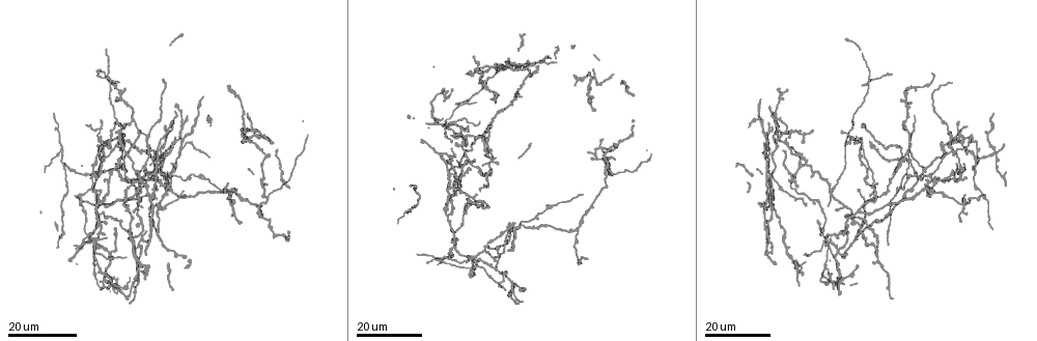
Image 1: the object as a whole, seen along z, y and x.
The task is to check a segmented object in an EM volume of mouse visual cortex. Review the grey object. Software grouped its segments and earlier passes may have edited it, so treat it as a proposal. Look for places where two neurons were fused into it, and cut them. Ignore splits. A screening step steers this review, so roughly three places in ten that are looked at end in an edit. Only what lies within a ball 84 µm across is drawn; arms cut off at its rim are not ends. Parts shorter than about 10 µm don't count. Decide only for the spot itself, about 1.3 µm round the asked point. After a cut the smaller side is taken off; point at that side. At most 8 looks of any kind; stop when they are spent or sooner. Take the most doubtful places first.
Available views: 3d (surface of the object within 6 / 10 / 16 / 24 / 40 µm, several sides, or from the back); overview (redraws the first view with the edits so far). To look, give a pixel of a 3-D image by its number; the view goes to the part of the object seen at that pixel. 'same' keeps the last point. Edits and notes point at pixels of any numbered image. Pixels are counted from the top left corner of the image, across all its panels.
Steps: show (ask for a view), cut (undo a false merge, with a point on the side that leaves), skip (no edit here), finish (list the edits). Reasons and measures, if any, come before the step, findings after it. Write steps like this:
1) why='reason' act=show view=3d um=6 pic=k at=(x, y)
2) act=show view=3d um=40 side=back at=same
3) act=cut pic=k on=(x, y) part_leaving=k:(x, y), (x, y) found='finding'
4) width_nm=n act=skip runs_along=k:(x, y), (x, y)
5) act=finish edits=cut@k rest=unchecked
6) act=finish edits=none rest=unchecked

why='a narrow waist' act=show view=3d um=24 pic=1 at=(99, 130)

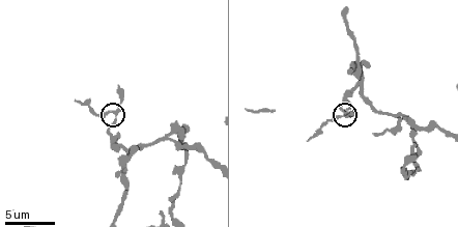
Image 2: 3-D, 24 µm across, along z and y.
why='closer look' act=show view=3d um=6 pic=2 at=(115, 119)

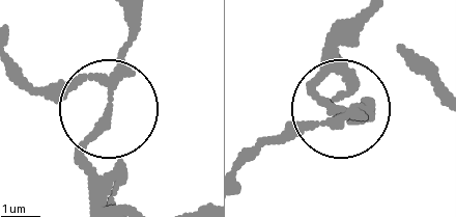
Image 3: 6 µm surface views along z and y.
arms=3 act=skip runs_along=3:(345, 31), (318, 81), (321, 98), (341, 111), (249, 157) found='continuous, no second neuron'

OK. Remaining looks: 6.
act=show view=3d um=16 pic=1 at=(181, 147)

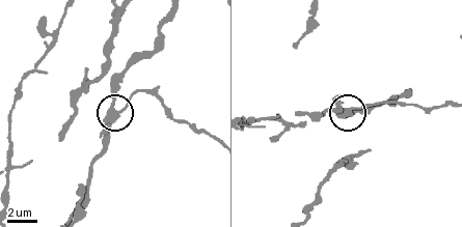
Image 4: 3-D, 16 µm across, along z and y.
act=show view=3d um=6 pic=4 at=(119, 111)

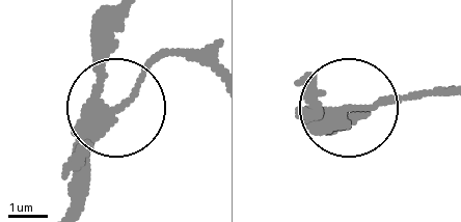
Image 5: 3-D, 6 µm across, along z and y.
width_nm=270 act=skip found='one neuron here'

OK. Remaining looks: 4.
why='two arms in line, one across' act=show view=3d um=16 pic=1 at=(137, 150)

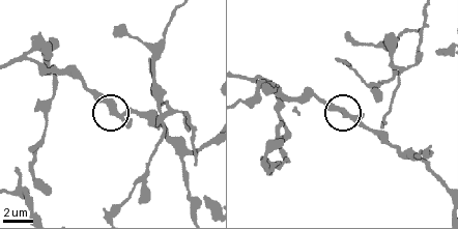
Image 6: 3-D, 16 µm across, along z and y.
act=show view=3d um=6 pic=6 at=(116, 111)

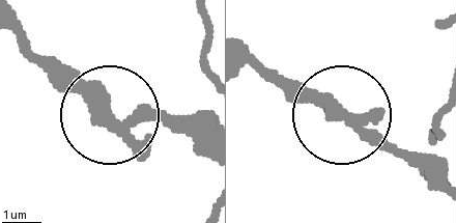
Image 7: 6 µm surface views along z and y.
arms=3 act=skip found='one neuron here'

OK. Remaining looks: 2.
why='three-way junction' act=show view=3d um=16 pic=1 at=(829, 196)

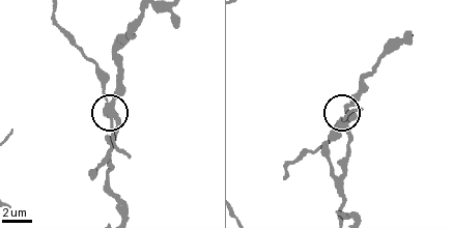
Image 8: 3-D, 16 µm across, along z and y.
why='closer look' act=show view=3d um=10 pic=8 at=(110, 102)

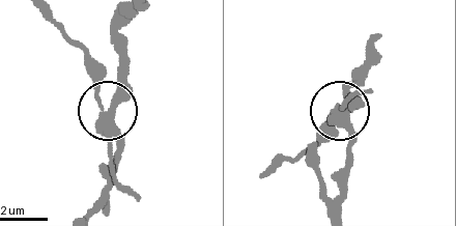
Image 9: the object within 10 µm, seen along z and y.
arms=3 act=cut pic=9 on=(100, 91) part_leaving=9:(107, 120), (98, 68), (53, 15) found='two neurons meet here'

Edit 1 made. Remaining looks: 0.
act=finish edits=cut@9 rest=unchecked

